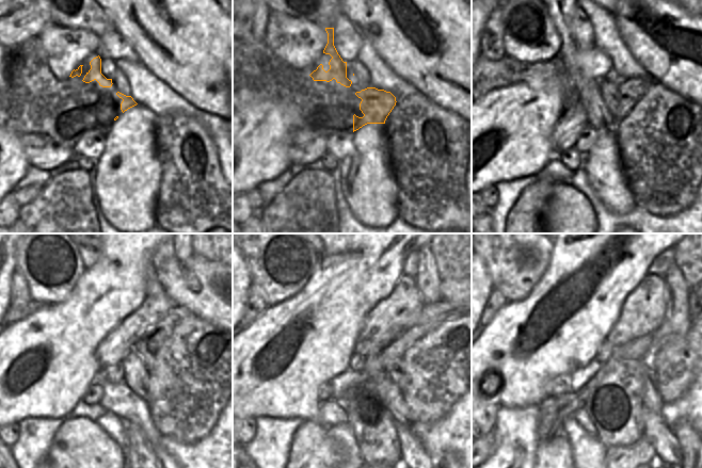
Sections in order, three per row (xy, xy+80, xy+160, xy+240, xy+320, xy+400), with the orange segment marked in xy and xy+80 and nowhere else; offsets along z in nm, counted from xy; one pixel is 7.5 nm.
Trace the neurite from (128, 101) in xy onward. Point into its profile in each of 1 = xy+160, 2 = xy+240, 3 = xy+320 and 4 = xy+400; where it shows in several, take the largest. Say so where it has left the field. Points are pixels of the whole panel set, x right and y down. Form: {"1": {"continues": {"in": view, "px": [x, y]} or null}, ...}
{"1": {"continues": {"in": "xy+160", "px": [629, 91]}}, "2": {"continues": {"in": "xy+240", "px": [136, 366]}}, "3": {"continues": {"in": "xy+320", "px": [391, 383]}}, "4": {"continues": {"in": "xy+400", "px": [661, 435]}}}

